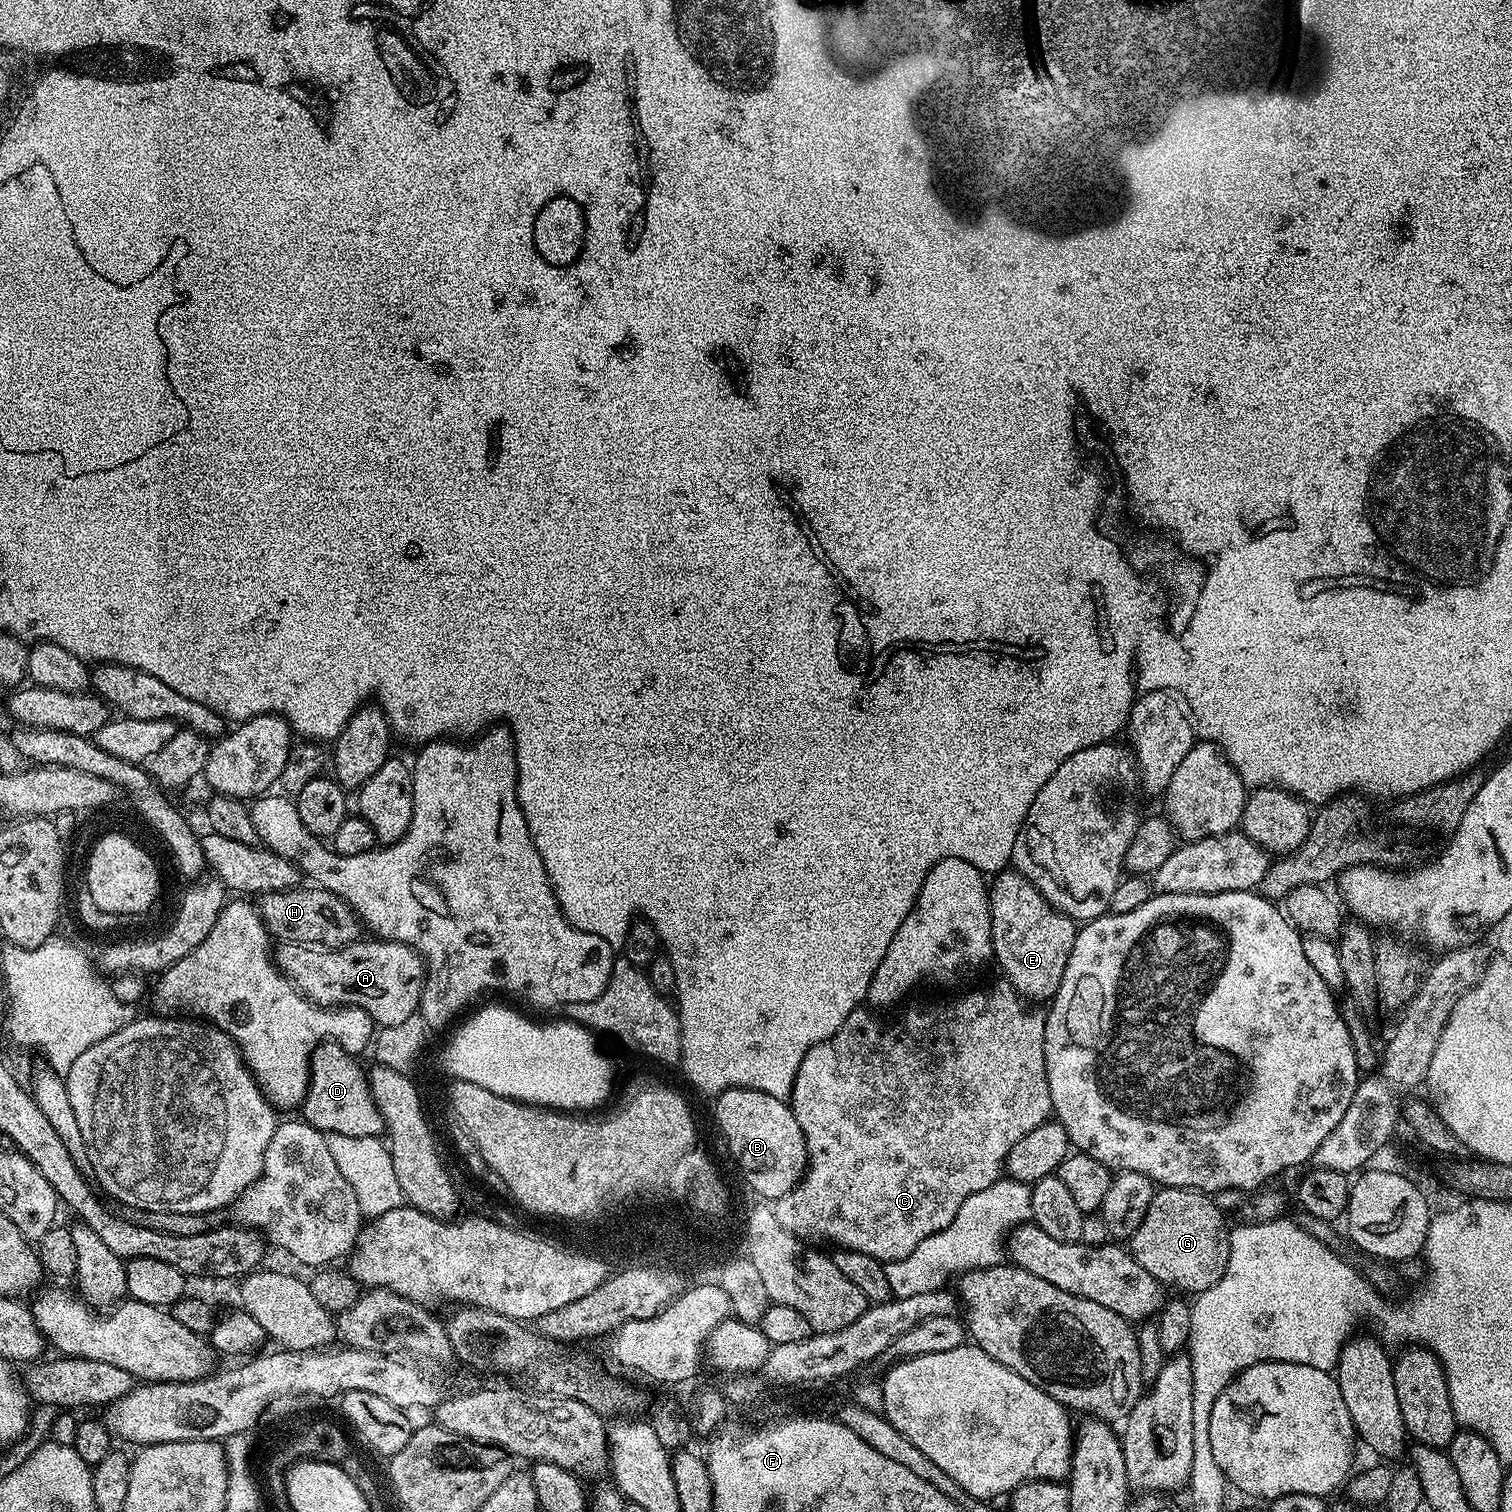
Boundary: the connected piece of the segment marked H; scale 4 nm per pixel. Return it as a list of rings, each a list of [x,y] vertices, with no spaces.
[[[304,887],[266,892],[259,897],[258,911],[269,937],[285,944],[310,944],[321,948],[345,948],[361,939],[362,925],[356,911],[341,896],[325,888]]]

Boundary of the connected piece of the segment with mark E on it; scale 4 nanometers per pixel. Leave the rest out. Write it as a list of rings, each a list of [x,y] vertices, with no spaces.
[[[1015,870],[998,872],[991,877],[988,905],[992,955],[1004,971],[1001,972],[1003,979],[1019,996],[1029,1001],[1051,1001],[1062,984],[1062,974],[1066,974],[1066,962],[1070,962],[1070,950],[1078,931],[1077,921],[1060,912],[1022,873]]]

